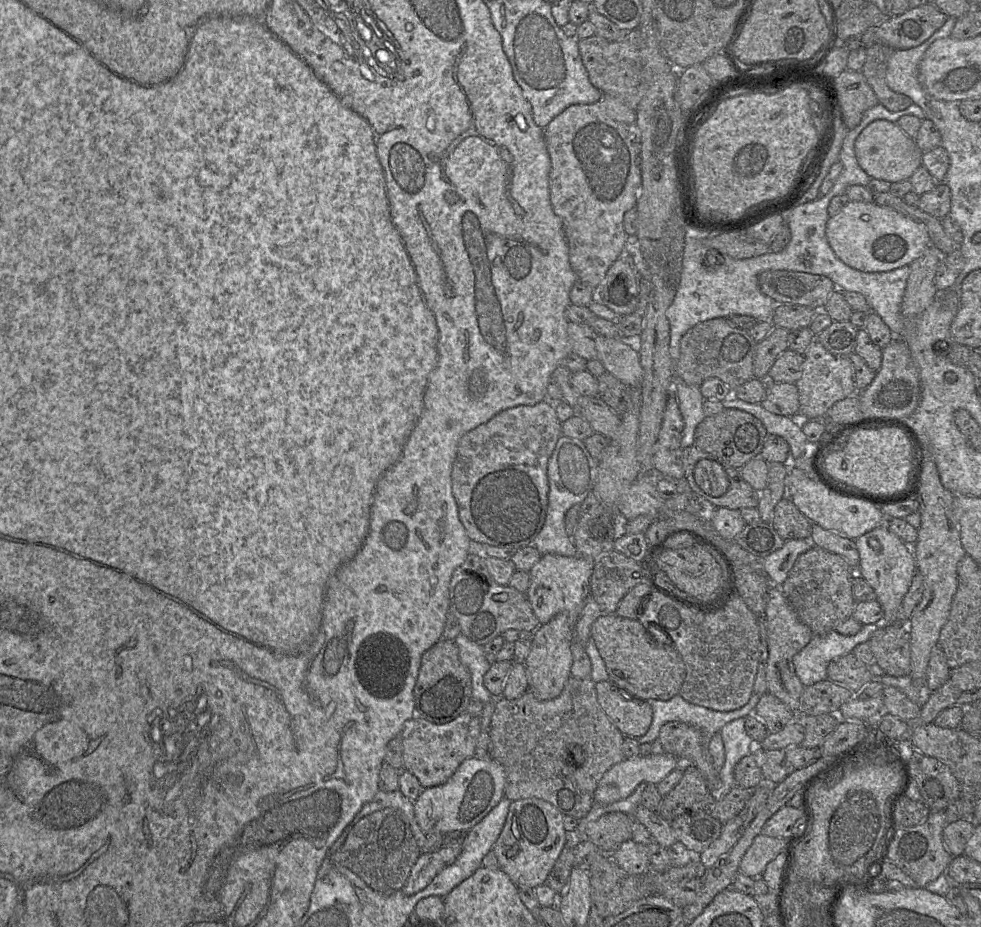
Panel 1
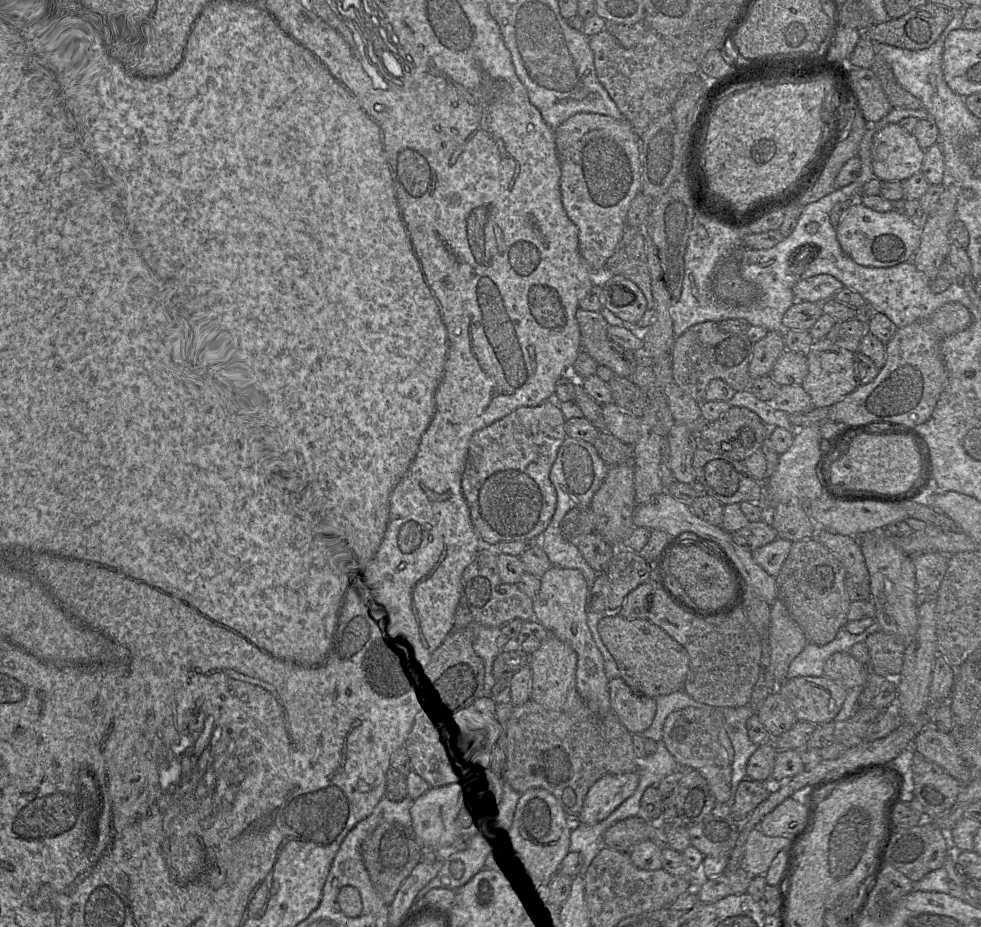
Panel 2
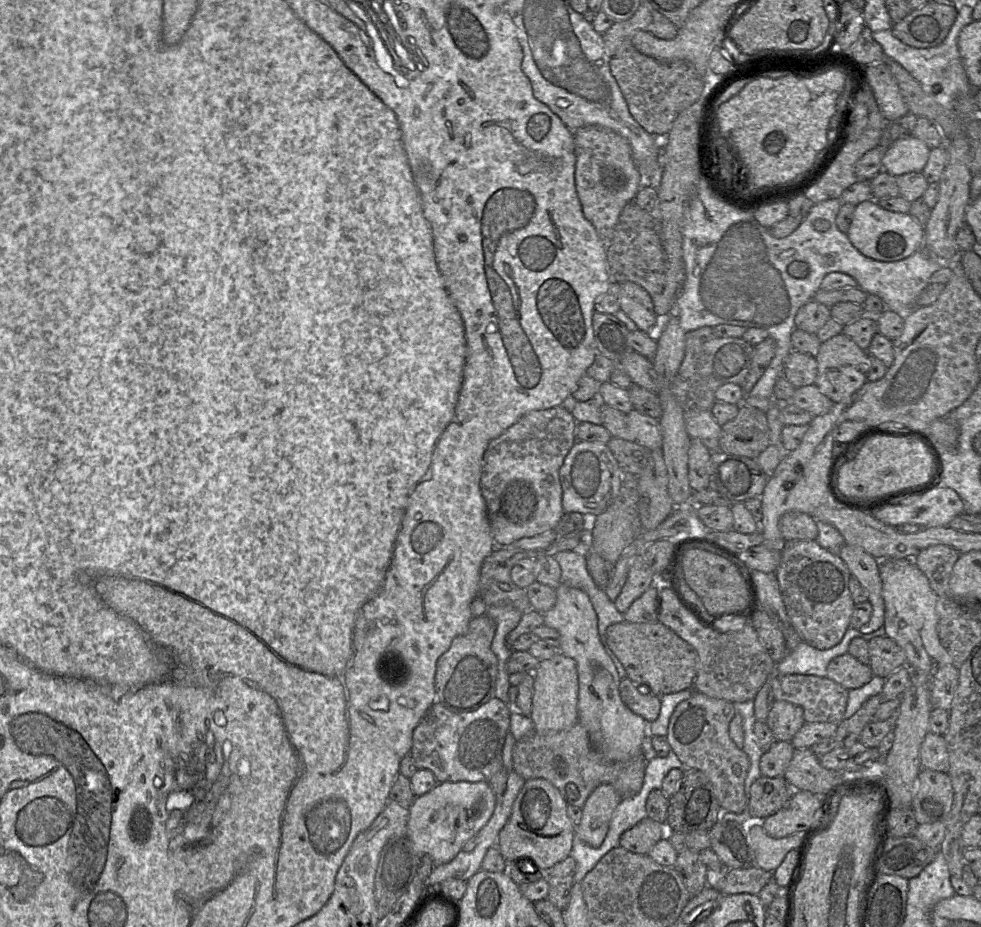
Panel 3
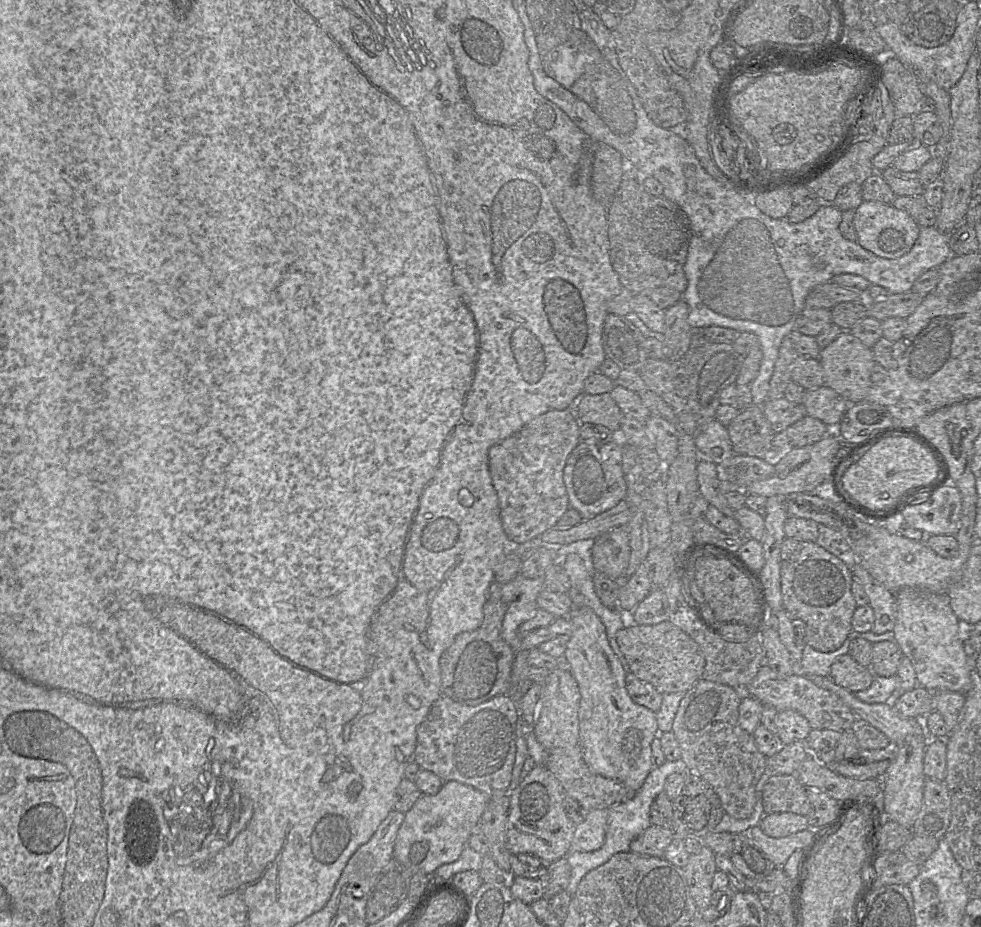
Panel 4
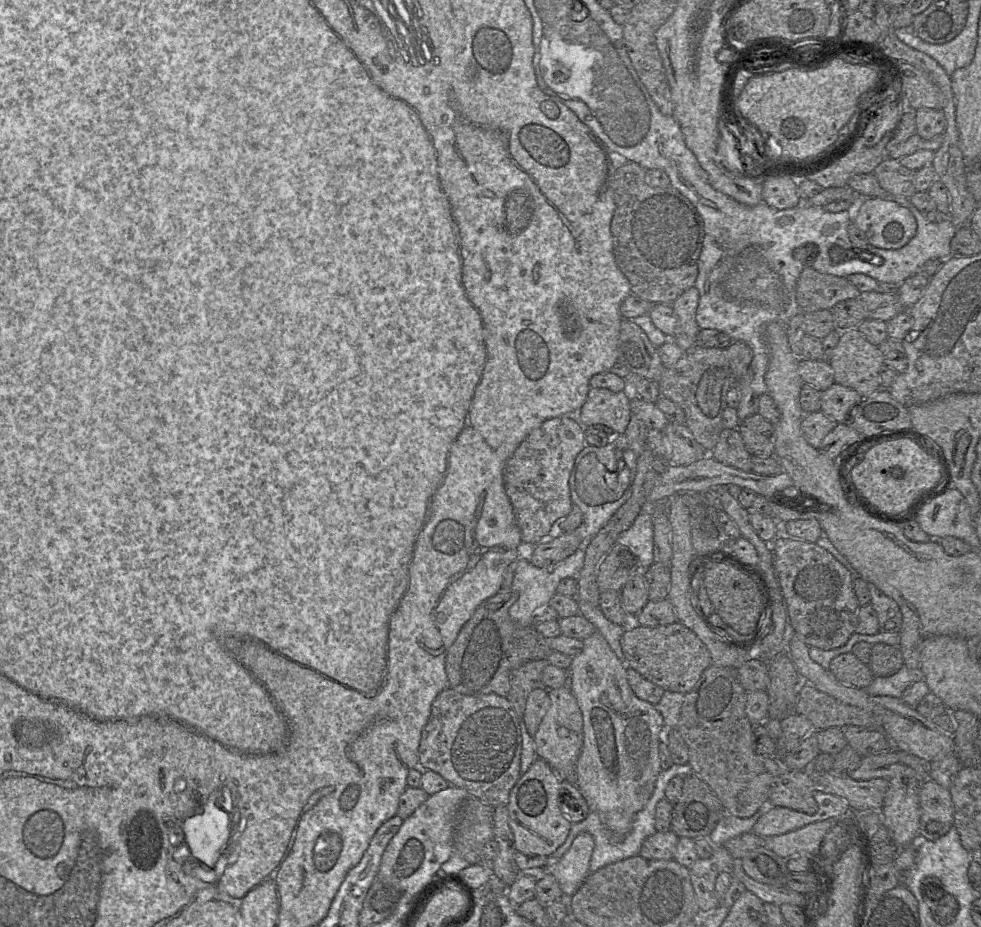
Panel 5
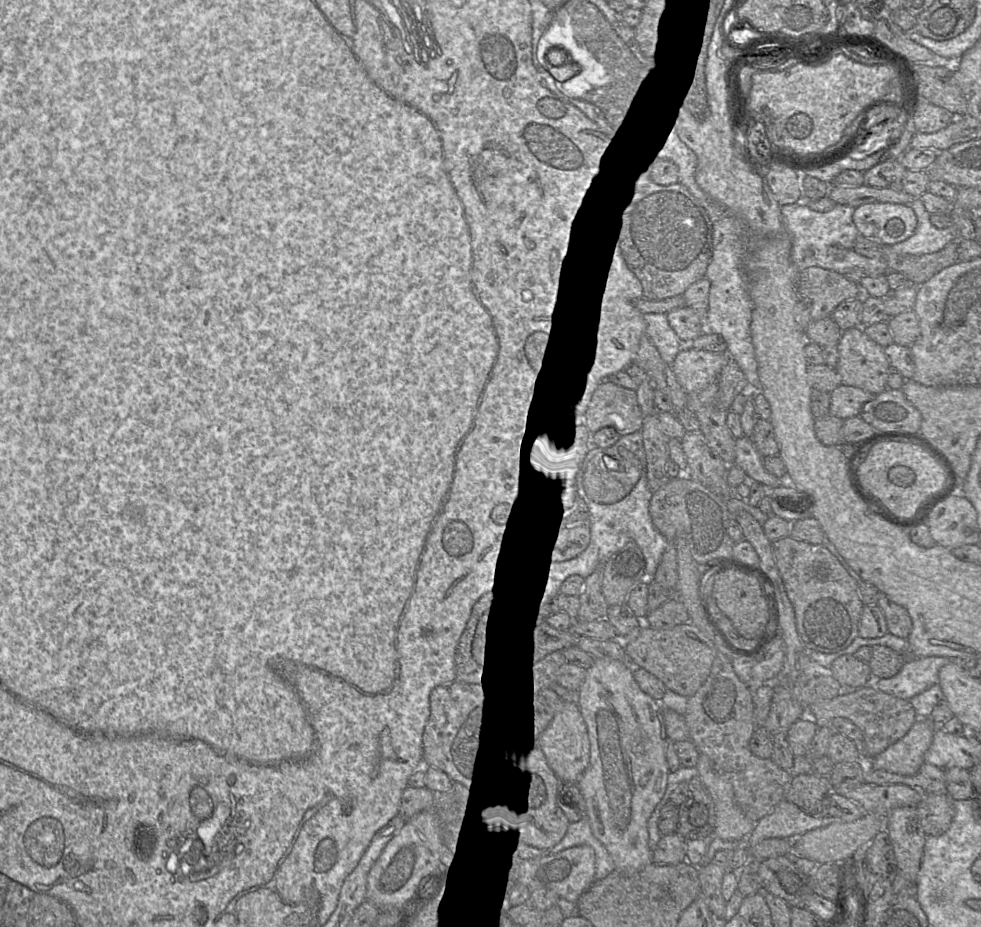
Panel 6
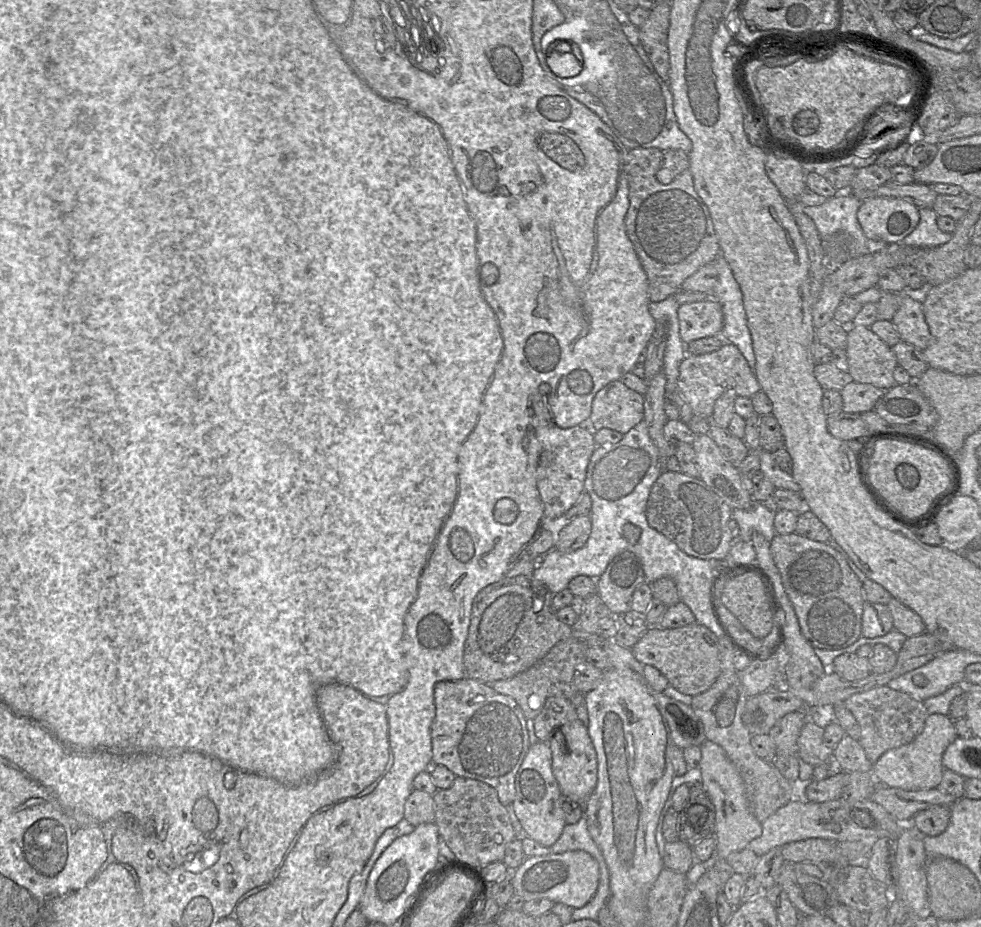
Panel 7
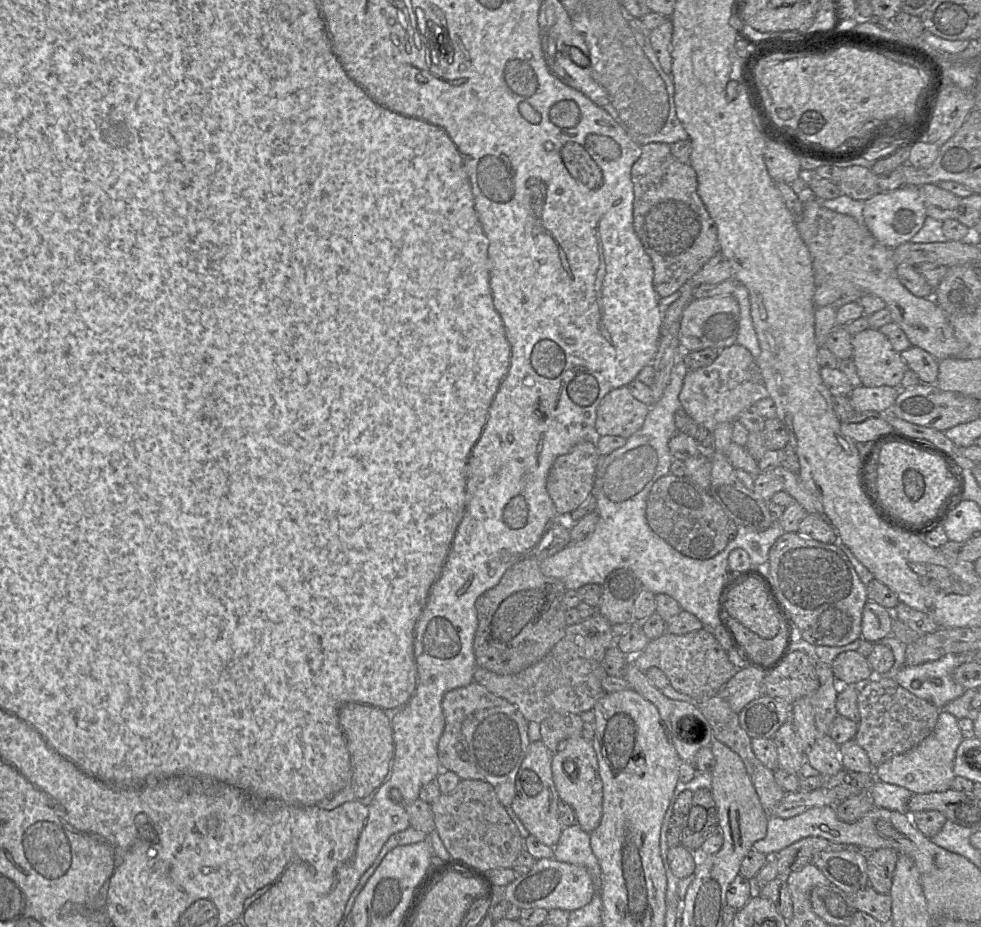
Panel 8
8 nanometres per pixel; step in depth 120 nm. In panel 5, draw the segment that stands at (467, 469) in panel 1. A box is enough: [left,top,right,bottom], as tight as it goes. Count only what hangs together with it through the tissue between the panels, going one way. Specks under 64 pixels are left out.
[503,415,586,545]

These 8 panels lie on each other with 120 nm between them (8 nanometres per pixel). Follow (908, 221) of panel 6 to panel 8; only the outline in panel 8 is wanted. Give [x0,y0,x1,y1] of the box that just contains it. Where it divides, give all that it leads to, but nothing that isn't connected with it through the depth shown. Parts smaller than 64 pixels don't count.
[864,185,926,248]

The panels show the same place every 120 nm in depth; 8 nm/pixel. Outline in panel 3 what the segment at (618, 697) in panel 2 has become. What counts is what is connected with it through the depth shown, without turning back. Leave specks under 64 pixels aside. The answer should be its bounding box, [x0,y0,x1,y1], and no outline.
[619,677,661,723]

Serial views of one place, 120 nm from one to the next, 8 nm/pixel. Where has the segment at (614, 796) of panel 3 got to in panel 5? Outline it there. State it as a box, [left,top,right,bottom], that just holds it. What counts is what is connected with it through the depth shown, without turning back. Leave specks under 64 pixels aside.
[521,833,594,898]

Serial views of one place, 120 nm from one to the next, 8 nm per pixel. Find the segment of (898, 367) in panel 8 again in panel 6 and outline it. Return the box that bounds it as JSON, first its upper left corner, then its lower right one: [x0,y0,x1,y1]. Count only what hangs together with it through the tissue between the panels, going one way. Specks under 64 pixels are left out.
[835,326,890,395]

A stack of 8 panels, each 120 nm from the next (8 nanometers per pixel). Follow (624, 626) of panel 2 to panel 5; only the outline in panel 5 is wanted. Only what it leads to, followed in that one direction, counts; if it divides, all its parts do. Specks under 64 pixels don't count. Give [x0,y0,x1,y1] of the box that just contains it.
[621,622,712,694]

